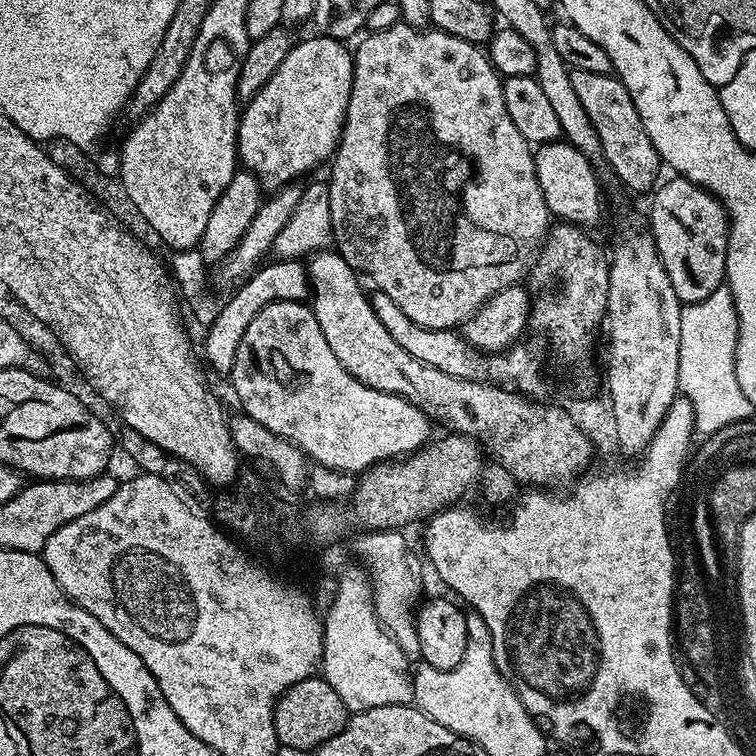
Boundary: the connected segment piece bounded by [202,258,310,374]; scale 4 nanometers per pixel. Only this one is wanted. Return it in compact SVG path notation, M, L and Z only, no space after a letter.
M273 259L273 264L264 262L257 267L256 271L251 273L239 285L240 288L225 304L219 307L212 323L207 325L204 336L204 352L202 348L202 356L206 361L207 367L213 368L216 372L231 373L236 355L238 354L238 346L242 342L242 338L246 334L246 326L250 326L250 322L263 310L267 304L273 304L279 300L299 300L307 301L310 296L310 281L308 278L308 269L299 259L281 260Z

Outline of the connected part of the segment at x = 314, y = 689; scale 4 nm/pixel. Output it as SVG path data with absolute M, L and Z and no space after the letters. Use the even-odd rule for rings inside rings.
M313 674L281 694L274 710L274 730L278 742L285 749L311 753L319 744L341 732L348 725L349 715L348 707L344 705L342 698L338 698L338 690L334 690L330 682Z

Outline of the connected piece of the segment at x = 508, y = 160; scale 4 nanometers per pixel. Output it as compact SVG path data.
M403 22L394 24L390 26L389 29L384 29L381 32L368 32L363 39L364 38L365 40L362 41L357 48L354 48L352 89L350 90L348 114L344 121L344 131L340 134L340 142L336 145L336 151L330 160L330 165L332 164L332 177L327 177L326 180L328 193L330 194L330 222L332 223L334 248L350 267L356 269L357 273L363 274L365 277L368 275L369 278L376 283L375 287L379 289L379 291L390 294L390 298L394 298L394 302L404 311L406 318L411 318L413 322L418 322L418 326L426 326L427 328L451 328L456 330L465 324L489 298L494 294L498 294L498 290L509 288L512 284L521 283L522 278L520 278L520 275L522 275L523 272L525 275L525 273L529 271L530 265L533 263L542 241L547 237L550 231L550 213L546 206L546 198L542 194L542 186L538 186L534 148L533 145L528 143L526 138L522 138L522 134L518 134L518 126L514 126L514 122L510 122L510 113L506 110L506 98L502 96L504 81L491 60L488 59L483 47L466 42L454 34L444 34L439 30L415 28Z

